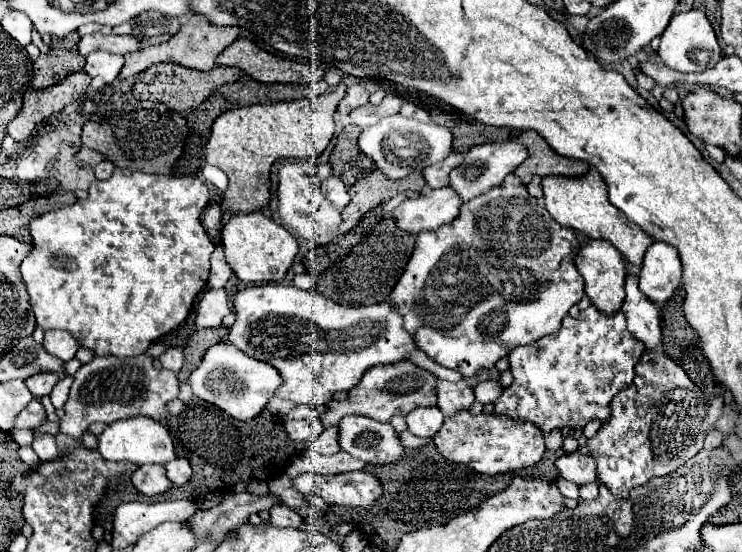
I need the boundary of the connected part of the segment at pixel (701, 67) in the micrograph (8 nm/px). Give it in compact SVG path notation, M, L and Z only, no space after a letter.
M690 10L690 12L680 12L674 14L670 24L666 26L662 40L660 40L660 48L658 48L658 56L662 58L662 62L676 70L676 72L704 72L708 68L714 68L718 64L720 56L720 46L716 40L716 34L706 18L706 14L702 10Z

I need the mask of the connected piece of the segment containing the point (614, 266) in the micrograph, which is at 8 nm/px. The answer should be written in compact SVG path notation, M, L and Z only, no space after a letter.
M588 240L574 258L578 272L584 278L584 292L598 306L602 312L618 312L624 302L624 276L626 276L626 262L624 256L606 240Z

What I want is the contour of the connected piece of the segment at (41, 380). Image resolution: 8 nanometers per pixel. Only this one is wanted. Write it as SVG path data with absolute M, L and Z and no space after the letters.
M40 372L40 374L26 378L26 386L36 398L40 398L44 394L50 394L50 390L54 388L54 384L58 380L60 380L60 376L56 372Z

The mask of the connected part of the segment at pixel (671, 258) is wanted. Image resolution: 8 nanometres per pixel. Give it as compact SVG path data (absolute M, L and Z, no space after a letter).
M654 242L642 264L640 290L654 302L664 304L670 300L682 280L682 264L674 246L666 242Z

